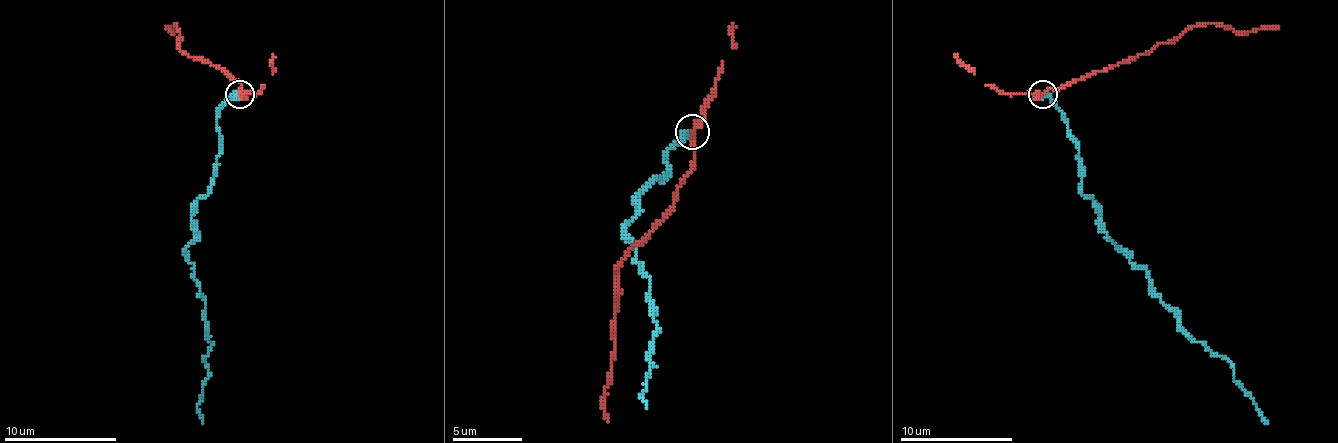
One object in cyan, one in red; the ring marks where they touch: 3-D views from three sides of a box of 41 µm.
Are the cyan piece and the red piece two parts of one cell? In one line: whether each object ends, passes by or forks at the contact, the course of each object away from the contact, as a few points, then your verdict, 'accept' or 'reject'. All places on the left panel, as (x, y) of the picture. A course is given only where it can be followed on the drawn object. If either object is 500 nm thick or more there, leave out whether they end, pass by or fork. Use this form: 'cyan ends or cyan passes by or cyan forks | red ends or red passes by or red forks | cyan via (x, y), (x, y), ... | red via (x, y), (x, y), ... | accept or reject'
cyan ends | red passes by | cyan via (239, 94), (216, 113), (216, 175), (197, 201), (197, 237), (185, 257), (211, 342), (202, 423) | red via (239, 94), (242, 85), (225, 71), (194, 60), (180, 43), (177, 23), (174, 32), (168, 29), (171, 26) | reject

